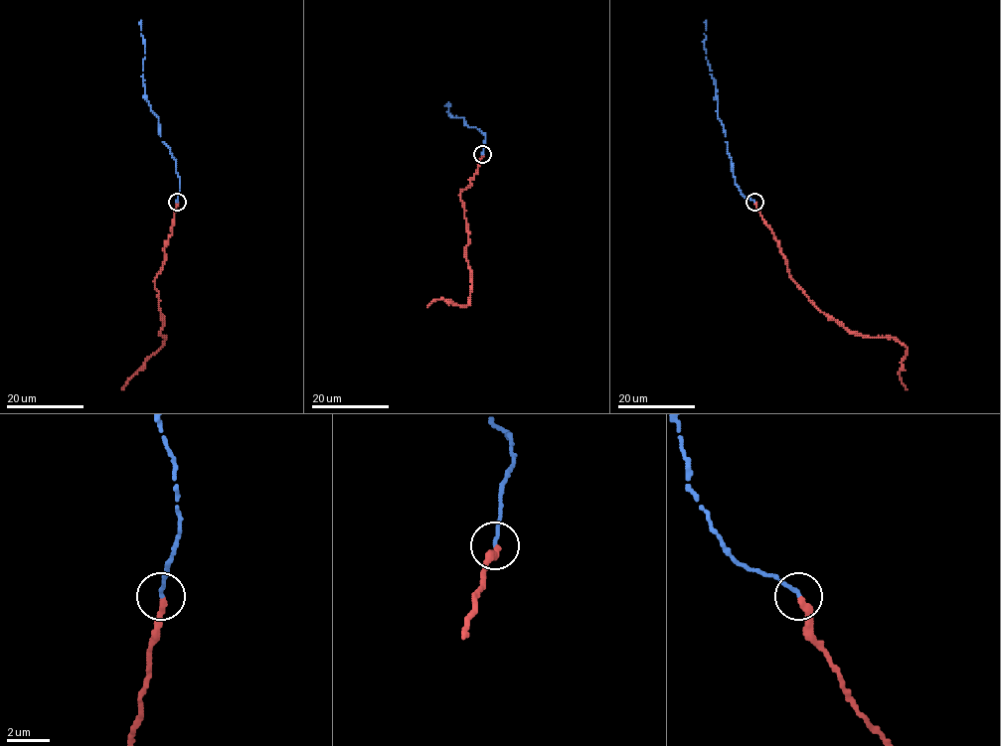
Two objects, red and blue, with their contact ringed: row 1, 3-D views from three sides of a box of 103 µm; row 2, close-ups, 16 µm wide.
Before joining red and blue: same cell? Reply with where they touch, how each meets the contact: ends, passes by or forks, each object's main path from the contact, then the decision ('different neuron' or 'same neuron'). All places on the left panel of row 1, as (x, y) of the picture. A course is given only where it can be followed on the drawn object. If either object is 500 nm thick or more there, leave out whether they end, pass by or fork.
(177, 202) | red ends | blue ends | red via (176, 203), (171, 233), (164, 247), (166, 258), (154, 282), (164, 345), (122, 389) | blue via (176, 203), (179, 182), (175, 160), (163, 141), (157, 115), (145, 95), (141, 21) | same neuron

